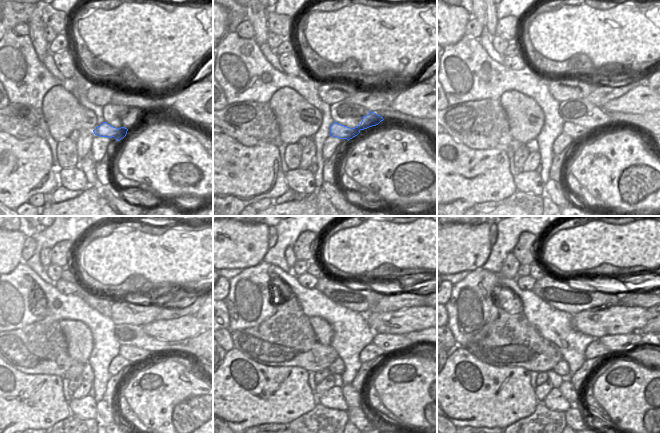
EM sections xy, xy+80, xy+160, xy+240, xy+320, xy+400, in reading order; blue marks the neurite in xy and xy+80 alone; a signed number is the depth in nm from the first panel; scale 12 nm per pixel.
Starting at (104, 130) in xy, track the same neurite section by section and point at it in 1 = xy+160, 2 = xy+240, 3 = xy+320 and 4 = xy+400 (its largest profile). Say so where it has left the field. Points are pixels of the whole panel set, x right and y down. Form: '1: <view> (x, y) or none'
1: xy+160 (599, 119)
2: xy+240 (131, 353)
3: xy+320 (390, 343)
4: xy+400 (620, 344)

